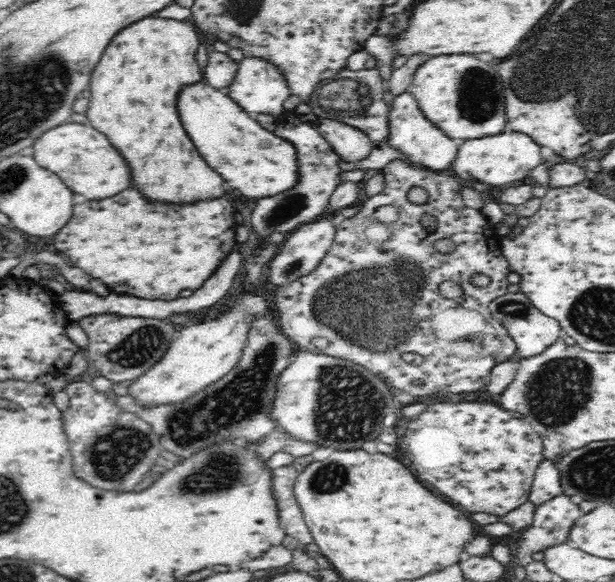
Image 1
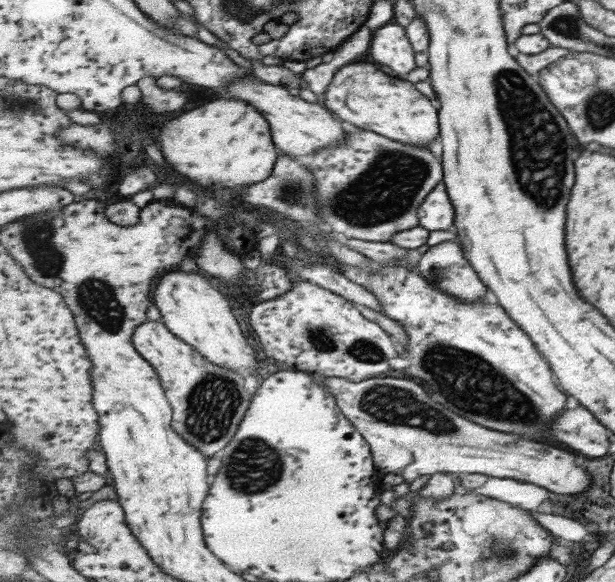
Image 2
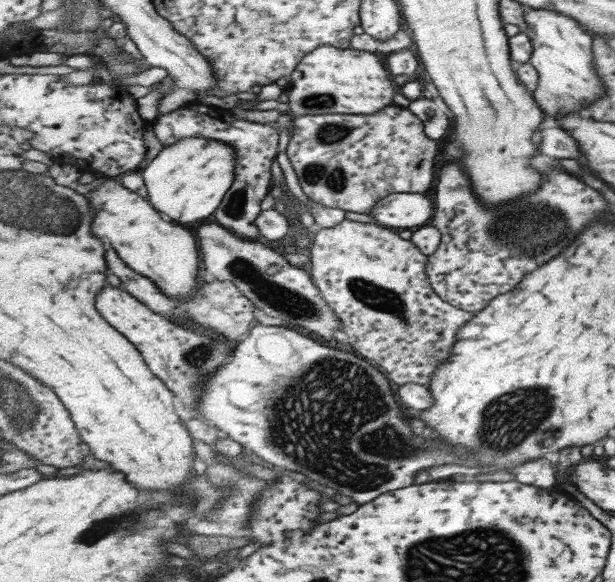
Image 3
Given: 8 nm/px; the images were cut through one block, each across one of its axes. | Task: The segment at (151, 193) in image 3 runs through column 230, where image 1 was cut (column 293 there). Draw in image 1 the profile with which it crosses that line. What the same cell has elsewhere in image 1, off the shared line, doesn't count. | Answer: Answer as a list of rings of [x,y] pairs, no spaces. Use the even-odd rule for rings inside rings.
[[[208,84],[190,86],[182,92],[178,108],[182,114],[182,124],[186,126],[186,132],[194,140],[200,154],[214,170],[222,174],[224,180],[228,180],[234,186],[233,190],[236,193],[242,192],[244,196],[256,198],[258,201],[288,193],[300,184],[302,175],[297,149],[288,140],[263,127],[257,119],[231,99],[226,91],[214,90]]]

